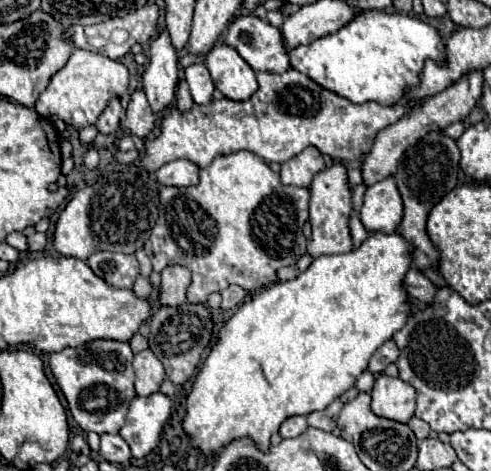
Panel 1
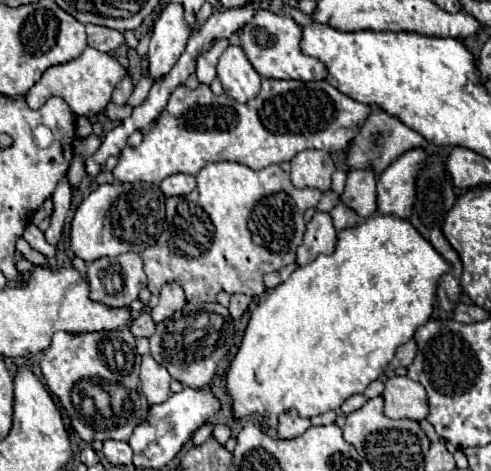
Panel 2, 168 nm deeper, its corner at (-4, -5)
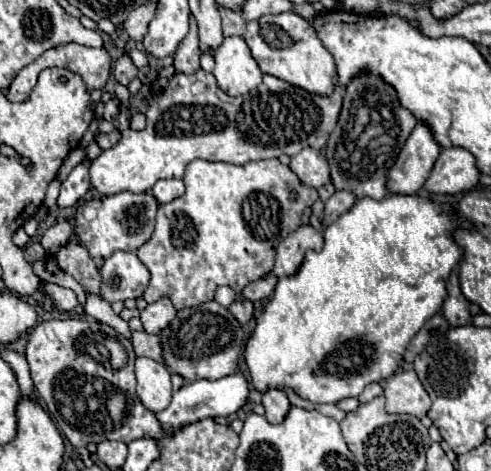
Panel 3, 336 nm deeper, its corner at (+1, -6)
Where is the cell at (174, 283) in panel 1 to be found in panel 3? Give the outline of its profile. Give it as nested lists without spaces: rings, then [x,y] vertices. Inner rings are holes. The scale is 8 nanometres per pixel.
[[[160,299],[152,305],[148,305],[144,311],[140,311],[140,319],[146,333],[160,333],[164,327],[170,325],[170,319],[174,319],[176,309],[170,303],[170,299]]]

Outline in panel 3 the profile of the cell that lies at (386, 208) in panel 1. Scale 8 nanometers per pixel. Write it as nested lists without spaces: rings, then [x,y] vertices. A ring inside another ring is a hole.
[[[418,121],[414,131],[410,133],[406,145],[402,147],[394,167],[388,173],[388,189],[390,193],[412,195],[418,193],[428,179],[434,161],[440,155],[440,145],[434,139],[434,133],[426,123]]]

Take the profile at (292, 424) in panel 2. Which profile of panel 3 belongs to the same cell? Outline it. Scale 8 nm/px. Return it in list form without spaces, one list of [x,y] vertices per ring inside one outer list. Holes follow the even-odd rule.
[[[278,389],[266,391],[264,397],[262,397],[262,405],[266,409],[266,419],[270,423],[280,423],[286,417],[286,413],[290,411],[288,397],[282,391],[278,391]]]

